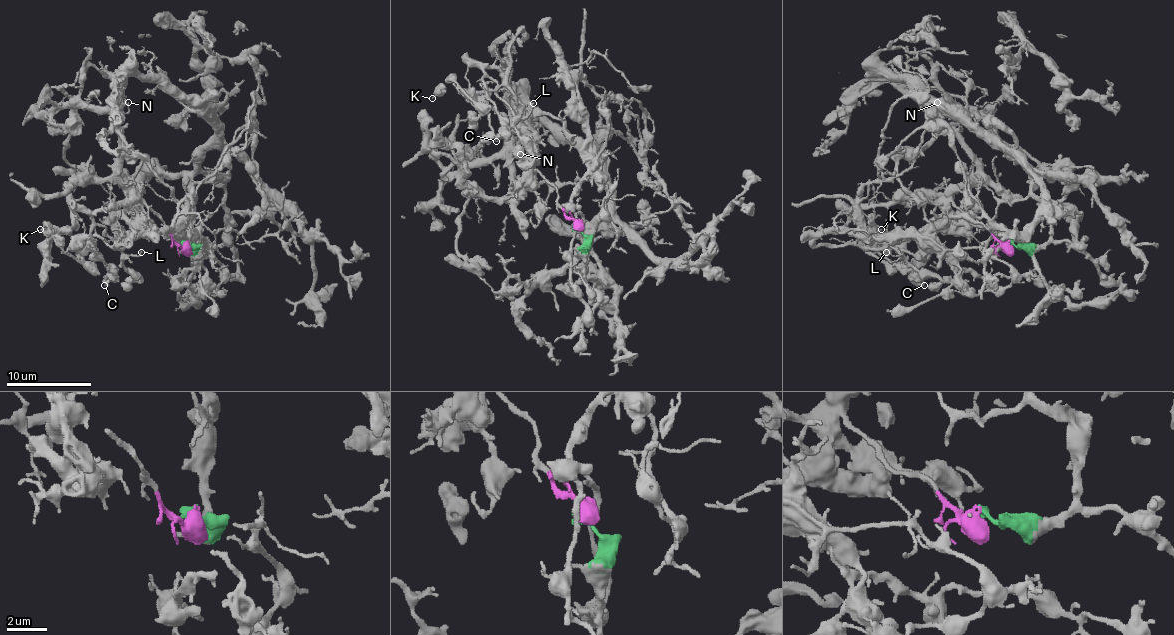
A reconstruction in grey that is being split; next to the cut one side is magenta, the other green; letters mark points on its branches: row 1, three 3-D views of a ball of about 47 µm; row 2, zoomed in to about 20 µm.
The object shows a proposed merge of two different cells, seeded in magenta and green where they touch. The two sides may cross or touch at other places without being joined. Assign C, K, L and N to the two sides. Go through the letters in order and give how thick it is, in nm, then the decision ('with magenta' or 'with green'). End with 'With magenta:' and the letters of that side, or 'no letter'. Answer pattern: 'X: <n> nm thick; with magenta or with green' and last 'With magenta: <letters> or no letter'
C: 180 nm thick; with magenta
K: 300 nm thick; with magenta
L: 110 nm thick; with magenta
N: 120 nm thick; with green
With magenta: C, K, L

